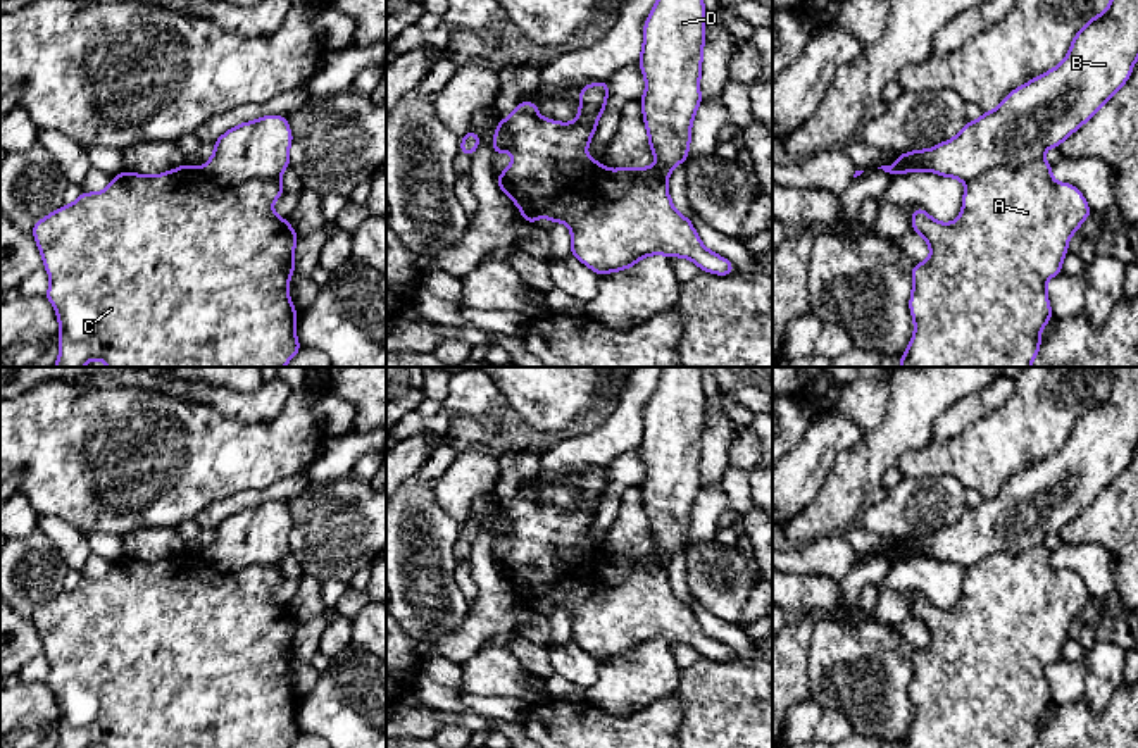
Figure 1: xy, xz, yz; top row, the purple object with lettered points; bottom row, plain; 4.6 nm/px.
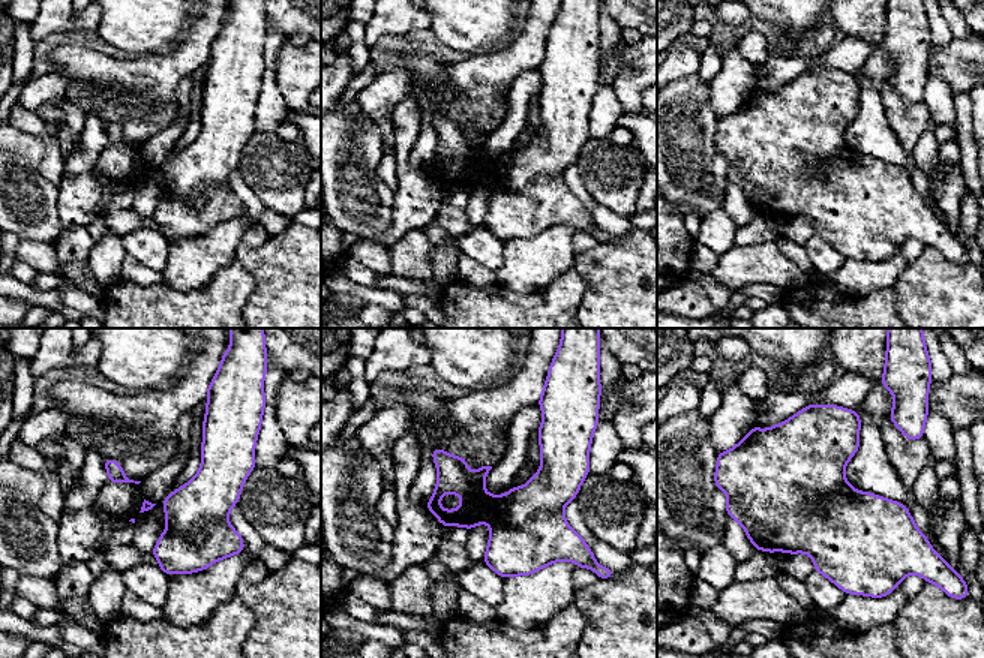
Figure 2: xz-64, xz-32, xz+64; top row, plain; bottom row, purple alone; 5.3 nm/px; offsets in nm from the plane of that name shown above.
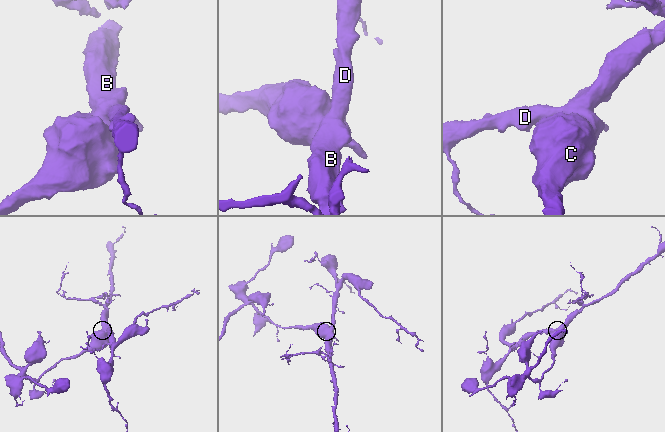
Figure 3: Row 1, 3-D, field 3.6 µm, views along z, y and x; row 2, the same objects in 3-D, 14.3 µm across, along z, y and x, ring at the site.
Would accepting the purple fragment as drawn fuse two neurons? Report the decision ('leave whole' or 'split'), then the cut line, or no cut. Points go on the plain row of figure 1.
split; cut in xz along (664, 567), (635, 567), (616, 585), (609, 585), (600, 576)

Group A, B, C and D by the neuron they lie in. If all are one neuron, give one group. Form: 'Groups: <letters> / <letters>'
Groups: A C / B D

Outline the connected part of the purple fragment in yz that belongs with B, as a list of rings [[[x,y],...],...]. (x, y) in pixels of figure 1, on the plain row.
[[[1114,367],[1107,396],[1088,405],[1069,433],[1067,443],[1054,455],[1012,476],[991,498],[983,498],[948,527],[928,536],[897,539],[895,552],[881,552],[890,564],[929,557],[962,569],[978,565],[997,553],[1017,553],[1043,543],[1088,508],[1129,465],[1138,446],[1138,367]]]

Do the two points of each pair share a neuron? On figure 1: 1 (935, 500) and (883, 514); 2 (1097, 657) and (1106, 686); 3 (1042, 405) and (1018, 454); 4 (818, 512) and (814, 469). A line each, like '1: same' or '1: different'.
1: same
2: same
3: same
4: different

